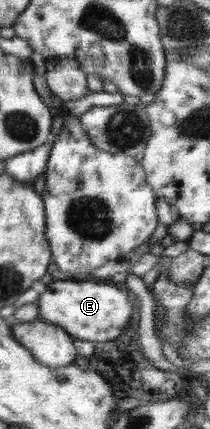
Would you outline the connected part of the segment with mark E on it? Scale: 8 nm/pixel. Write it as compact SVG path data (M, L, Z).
M110 280L57 281L39 295L37 302L39 315L36 319L61 326L72 337L94 342L113 341L121 337L125 329L129 329L135 313L135 301L131 301L127 292Z

